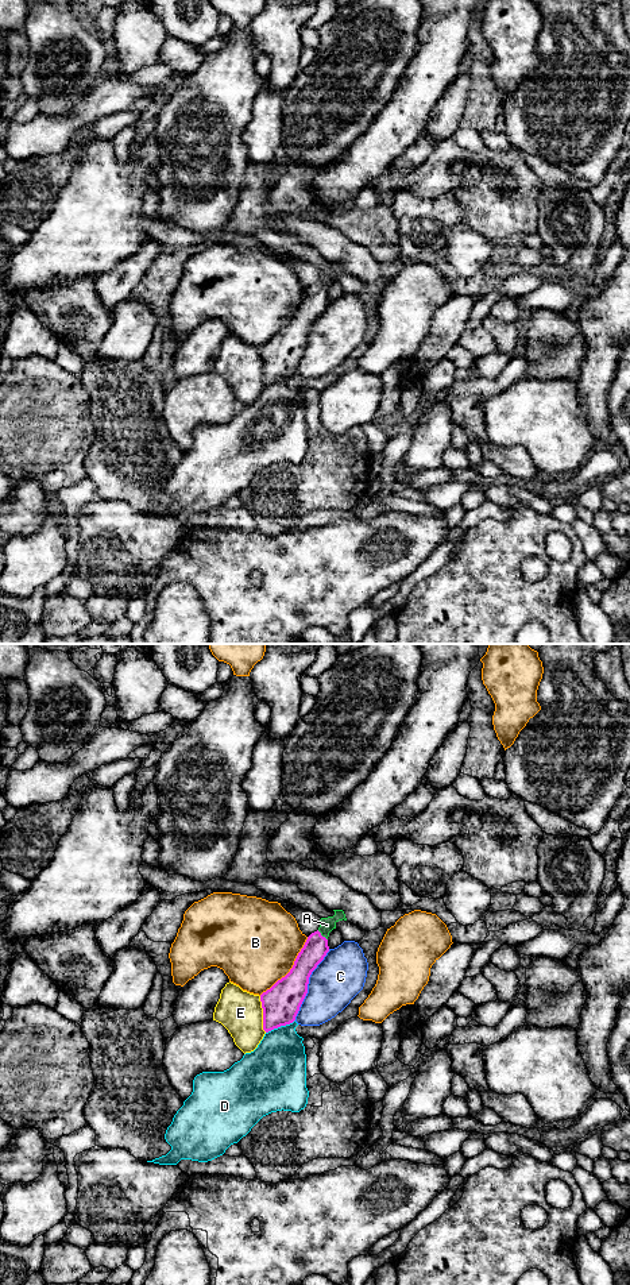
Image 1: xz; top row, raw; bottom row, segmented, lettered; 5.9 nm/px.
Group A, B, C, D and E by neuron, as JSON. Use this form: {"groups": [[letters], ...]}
{"groups": [["A"], ["B"], ["C"], ["D"], ["E"]]}

